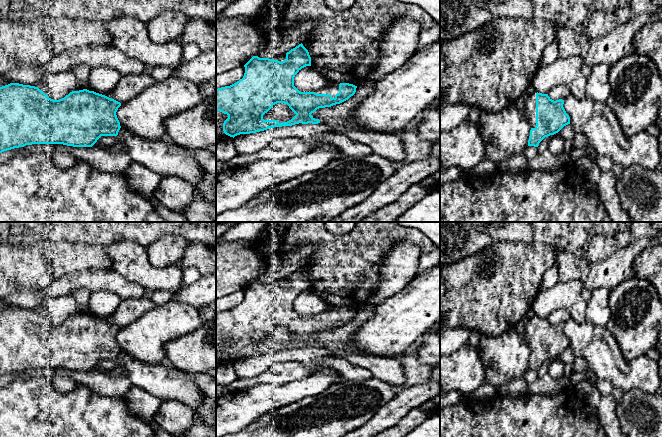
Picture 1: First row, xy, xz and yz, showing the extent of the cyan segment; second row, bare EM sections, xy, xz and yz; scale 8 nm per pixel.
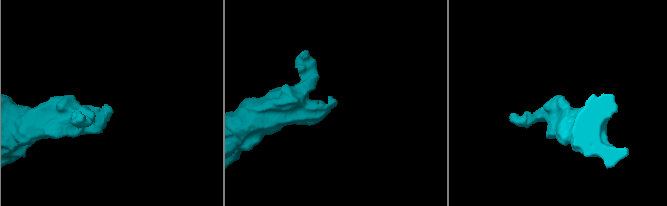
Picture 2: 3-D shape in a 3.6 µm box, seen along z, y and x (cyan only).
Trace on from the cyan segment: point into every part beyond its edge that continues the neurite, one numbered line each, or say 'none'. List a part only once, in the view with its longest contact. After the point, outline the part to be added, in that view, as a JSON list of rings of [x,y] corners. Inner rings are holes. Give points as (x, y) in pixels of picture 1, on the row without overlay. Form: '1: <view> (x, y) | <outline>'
1: yz (529, 335) | [[[536,315],[529,320],[525,327],[523,338],[527,341],[531,352],[536,350]]]

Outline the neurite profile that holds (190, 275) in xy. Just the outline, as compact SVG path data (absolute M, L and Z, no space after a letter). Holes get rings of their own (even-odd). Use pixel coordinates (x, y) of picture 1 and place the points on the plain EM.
M187 268L182 270L182 279L184 285L190 285L197 281L202 275L195 268Z

